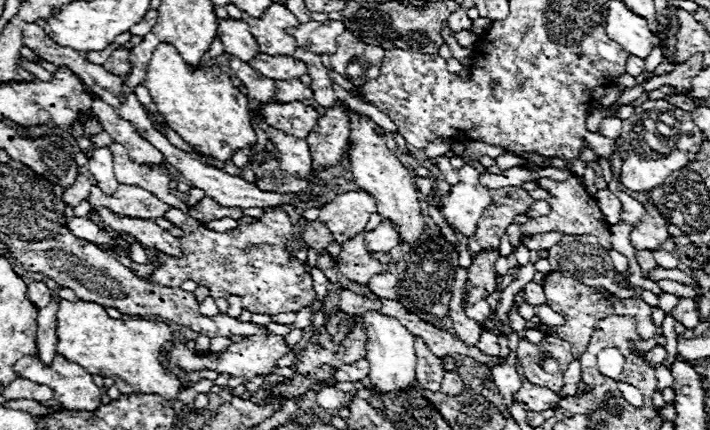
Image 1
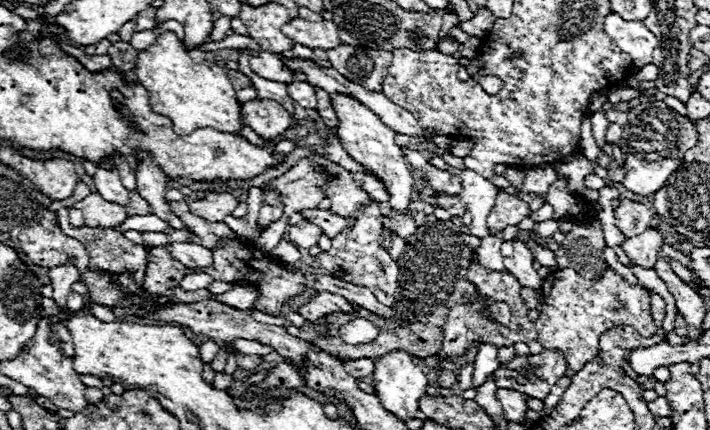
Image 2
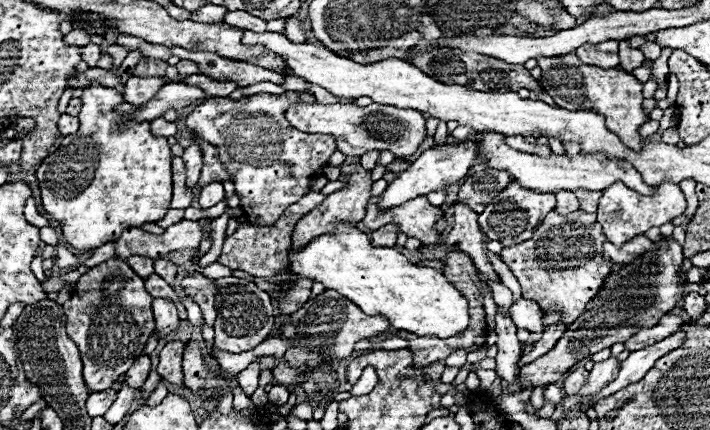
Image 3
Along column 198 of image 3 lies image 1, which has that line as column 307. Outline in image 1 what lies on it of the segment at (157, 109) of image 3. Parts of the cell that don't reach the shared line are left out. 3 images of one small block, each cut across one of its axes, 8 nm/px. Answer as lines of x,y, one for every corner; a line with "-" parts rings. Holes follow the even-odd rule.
298,78
294,80
276,80
276,94
274,94
274,102
304,102
308,98
312,98
312,90
306,88

